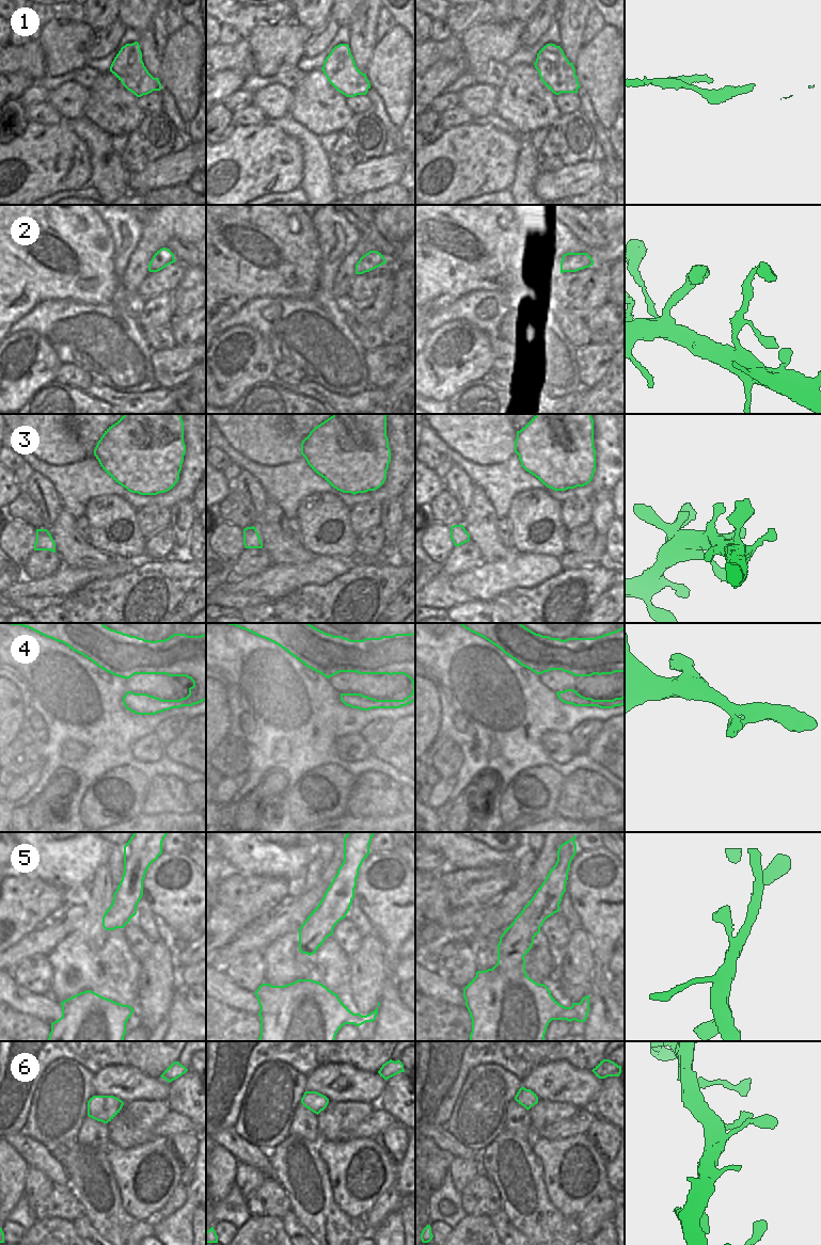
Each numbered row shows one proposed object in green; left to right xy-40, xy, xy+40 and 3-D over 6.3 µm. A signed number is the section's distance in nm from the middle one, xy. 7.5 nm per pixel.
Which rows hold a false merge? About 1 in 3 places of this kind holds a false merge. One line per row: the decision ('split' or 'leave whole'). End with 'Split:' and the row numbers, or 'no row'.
1: split
2: leave whole
3: leave whole
4: leave whole
5: leave whole
6: leave whole
Split: 1

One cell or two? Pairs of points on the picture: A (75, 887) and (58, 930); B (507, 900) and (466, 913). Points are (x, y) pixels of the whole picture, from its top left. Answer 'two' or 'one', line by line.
A: two
B: two

